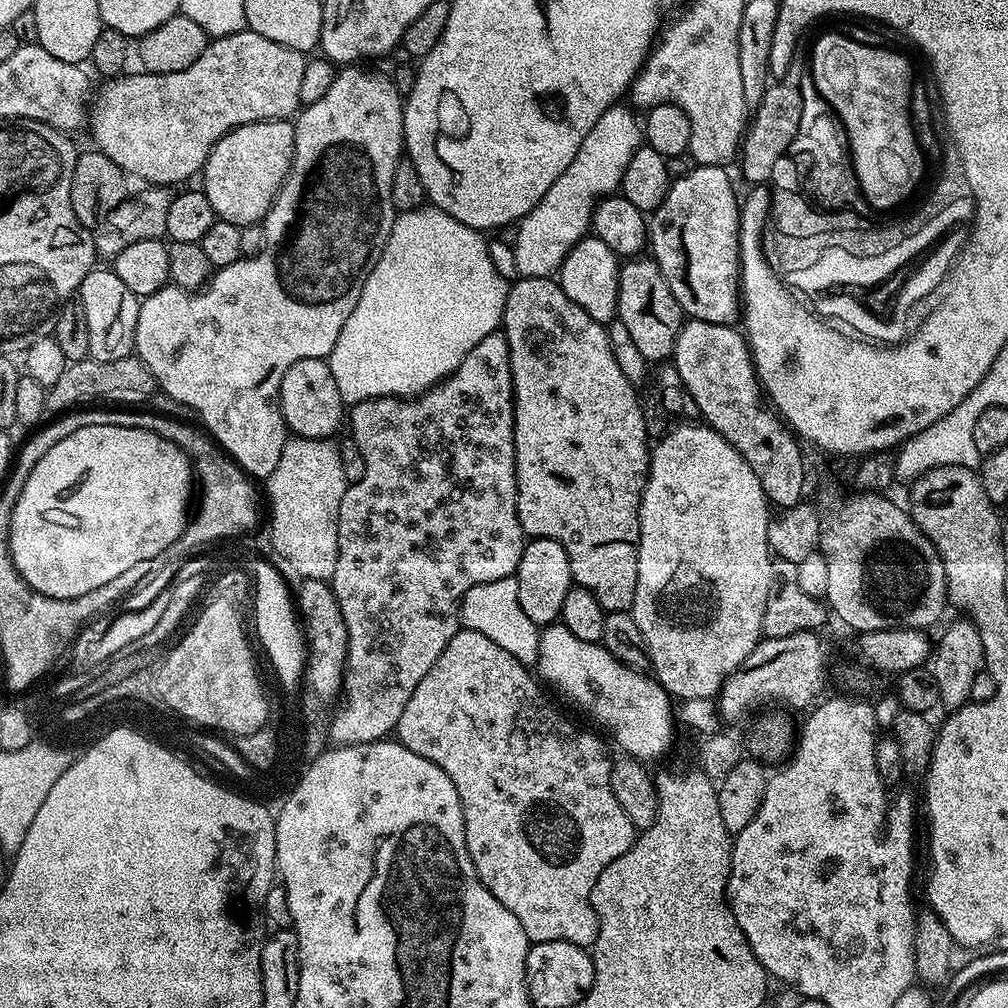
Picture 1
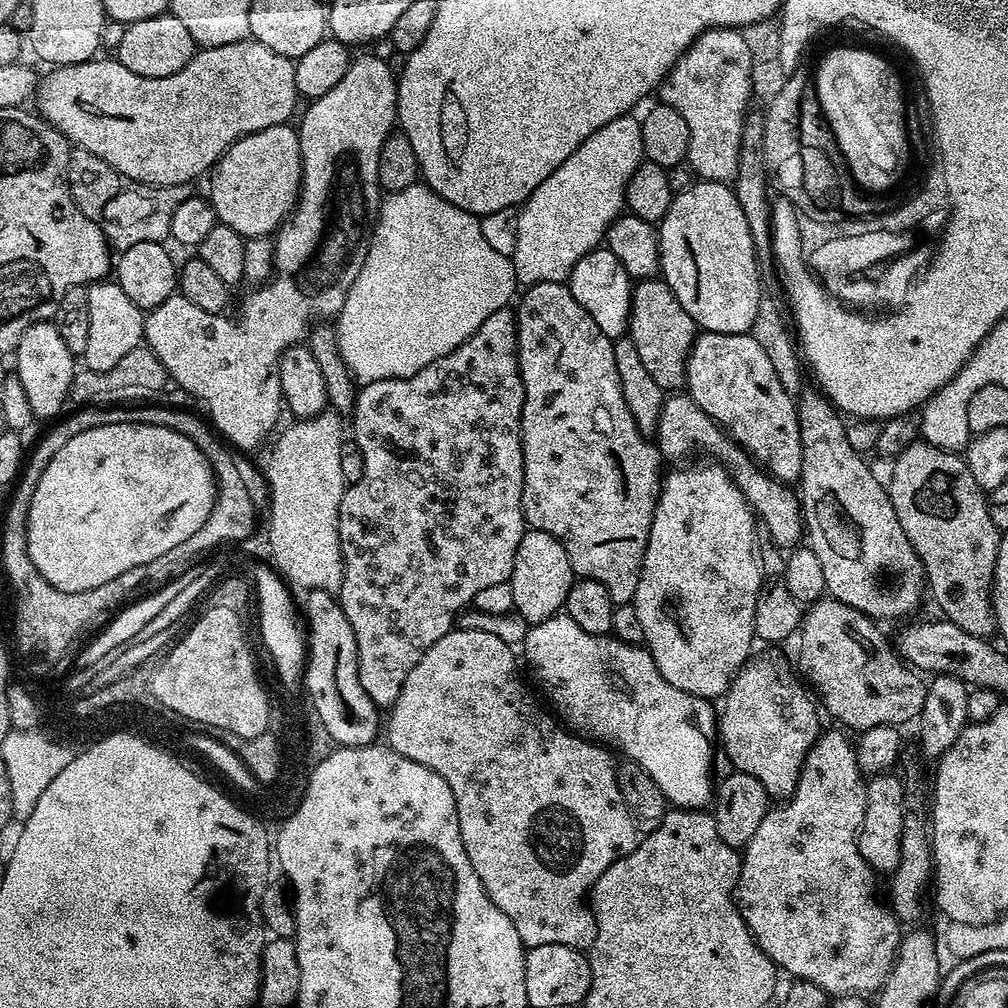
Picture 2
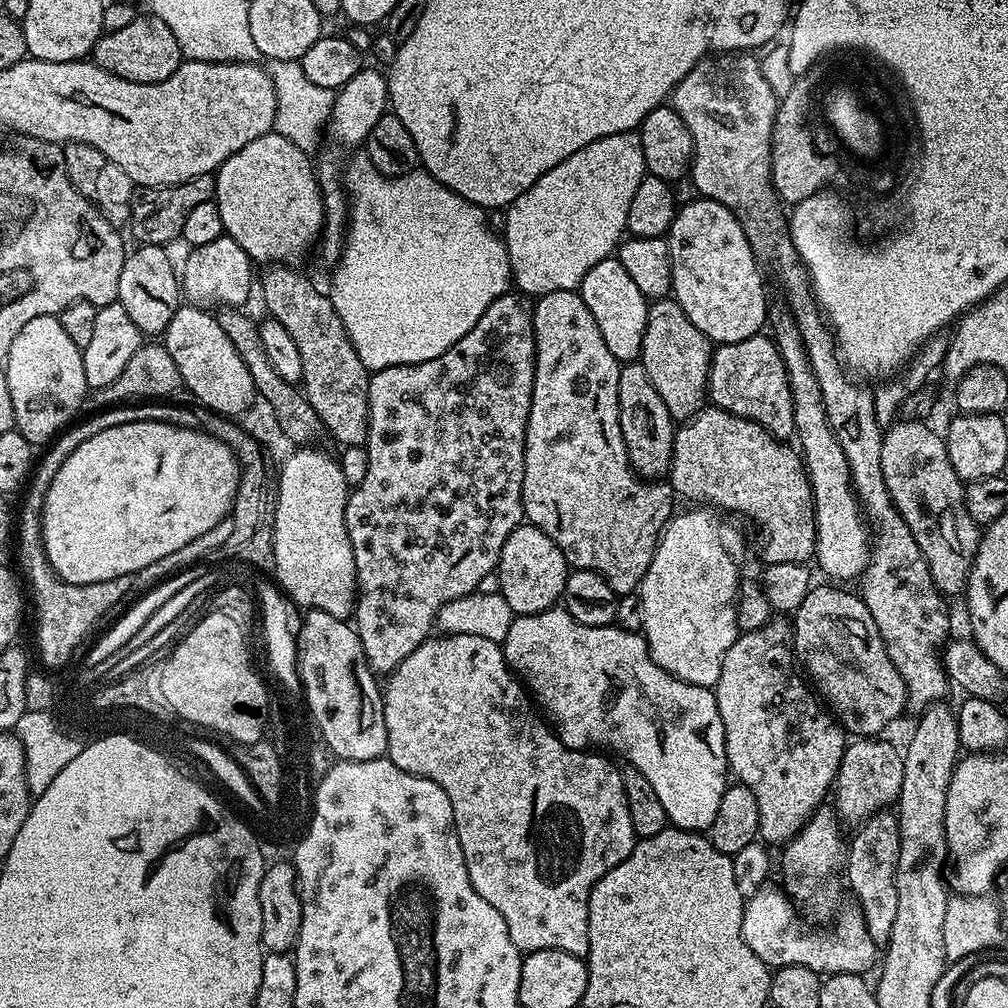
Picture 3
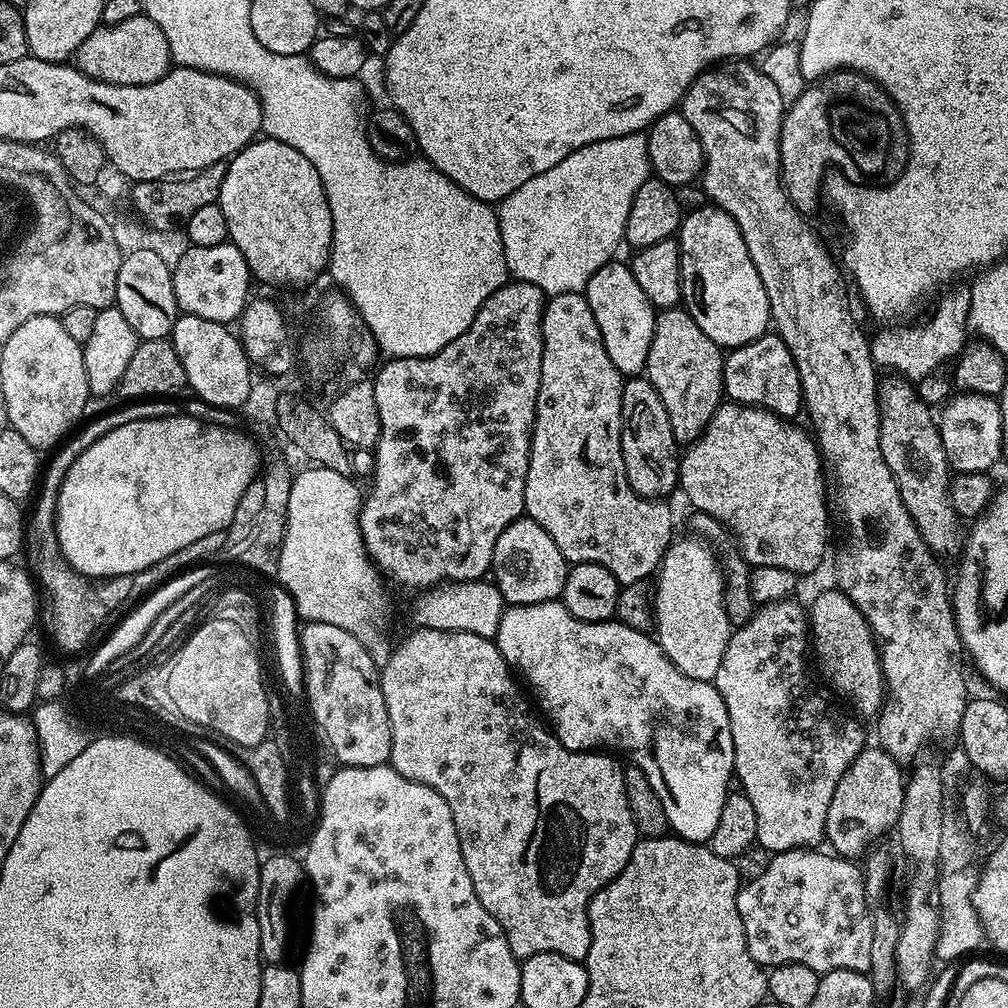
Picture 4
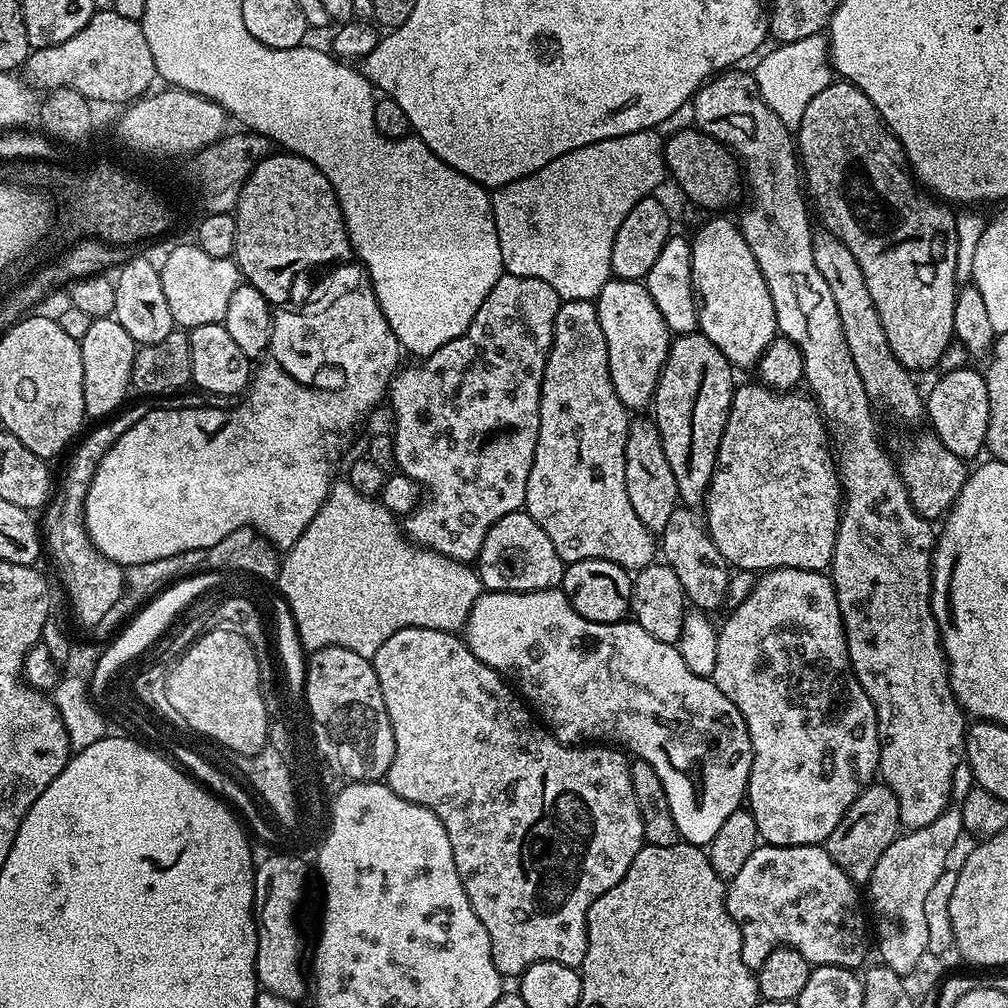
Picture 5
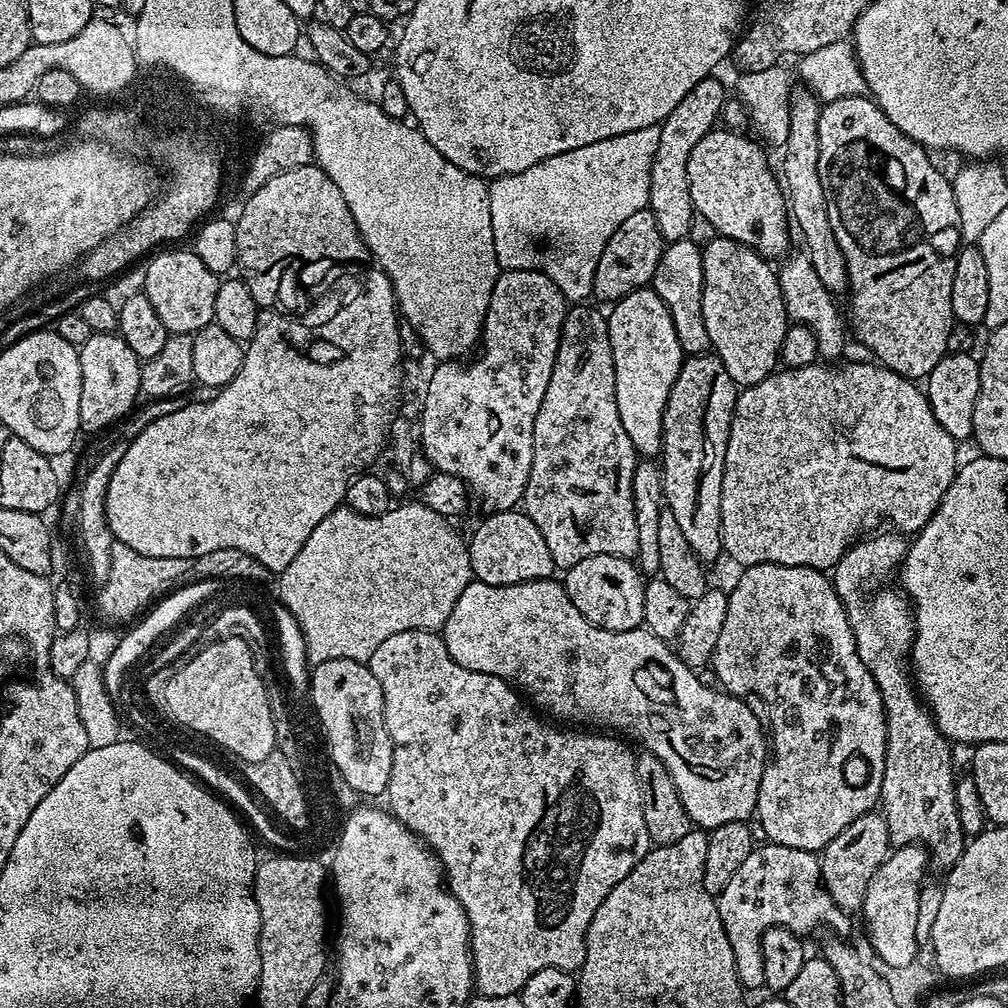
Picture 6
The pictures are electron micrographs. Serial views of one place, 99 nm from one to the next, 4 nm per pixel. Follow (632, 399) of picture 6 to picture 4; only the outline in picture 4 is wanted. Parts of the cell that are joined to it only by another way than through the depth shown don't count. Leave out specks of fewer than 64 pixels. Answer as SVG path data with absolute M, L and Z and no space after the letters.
M619 262L602 266L602 270L590 278L583 294L590 302L590 310L594 310L598 330L602 330L602 342L606 346L606 354L610 354L610 362L614 362L621 377L639 377L648 367L658 312L652 307L650 298L646 298L646 290L638 286L638 278L634 278L631 267Z

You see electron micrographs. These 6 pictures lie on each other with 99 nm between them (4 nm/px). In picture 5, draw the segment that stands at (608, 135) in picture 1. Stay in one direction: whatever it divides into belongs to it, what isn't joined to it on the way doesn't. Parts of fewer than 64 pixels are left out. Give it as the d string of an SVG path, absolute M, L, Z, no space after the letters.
M654 128L638 130L630 134L622 134L614 138L606 138L594 142L590 146L582 146L578 150L570 150L562 154L562 158L554 158L542 170L524 176L524 186L536 184L538 194L548 194L550 200L546 206L534 200L520 200L516 180L504 188L495 189L491 193L492 213L498 230L498 246L502 246L502 262L504 271L509 276L525 276L526 278L542 278L542 282L550 282L554 290L565 300L595 301L597 294L606 286L612 276L610 254L614 250L614 238L618 238L618 226L626 222L626 214L642 202L642 198L653 195L656 187L666 180L664 166L665 137Z

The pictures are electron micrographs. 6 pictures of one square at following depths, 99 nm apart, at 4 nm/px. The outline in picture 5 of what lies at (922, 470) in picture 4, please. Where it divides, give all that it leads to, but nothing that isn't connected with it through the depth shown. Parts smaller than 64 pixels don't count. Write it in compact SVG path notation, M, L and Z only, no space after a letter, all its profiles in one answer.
M820 226L813 231L814 263L826 278L826 286L830 286L830 295L838 306L838 318L842 321L842 334L846 334L846 346L850 346L850 358L854 358L854 366L858 366L858 374L862 378L862 386L866 386L866 394L873 405L885 408L892 416L897 416L904 424L912 424L915 420L924 420L926 416L926 400L922 388L915 384L913 373L894 358L890 350L890 342L886 342L886 330L882 330L882 318L878 318L878 310L874 306L874 298L870 298L870 289L866 286L866 278L862 275L862 266L858 266L858 258L850 254L850 246L835 236L829 228Z

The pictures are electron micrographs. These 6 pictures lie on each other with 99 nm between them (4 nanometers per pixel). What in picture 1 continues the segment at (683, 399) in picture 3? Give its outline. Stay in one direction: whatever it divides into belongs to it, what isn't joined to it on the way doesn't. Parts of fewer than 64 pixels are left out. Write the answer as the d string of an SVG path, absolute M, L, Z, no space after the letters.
M628 258L621 263L616 315L622 326L630 330L630 338L634 338L634 346L638 346L644 360L664 362L675 353L676 335L686 317L655 260Z

